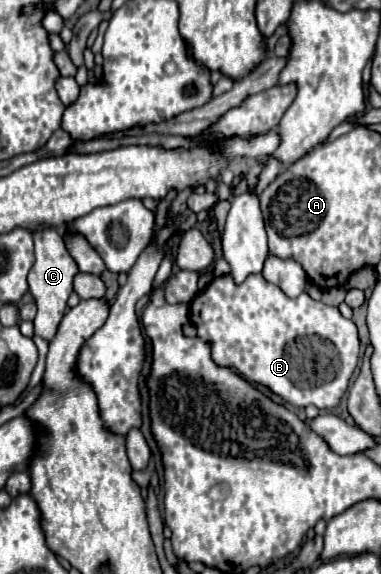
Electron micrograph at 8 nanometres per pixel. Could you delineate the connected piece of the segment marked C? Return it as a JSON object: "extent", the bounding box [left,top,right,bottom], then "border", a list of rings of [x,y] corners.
{"extent":[28,227,78,341],"border":[[[52,227],[34,231],[34,253],[36,253],[36,261],[28,273],[30,295],[38,307],[38,313],[34,317],[34,329],[36,335],[50,341],[54,339],[56,329],[66,313],[66,301],[74,291],[74,277],[78,275],[78,265],[74,263],[72,255],[66,251],[62,235]]]}

